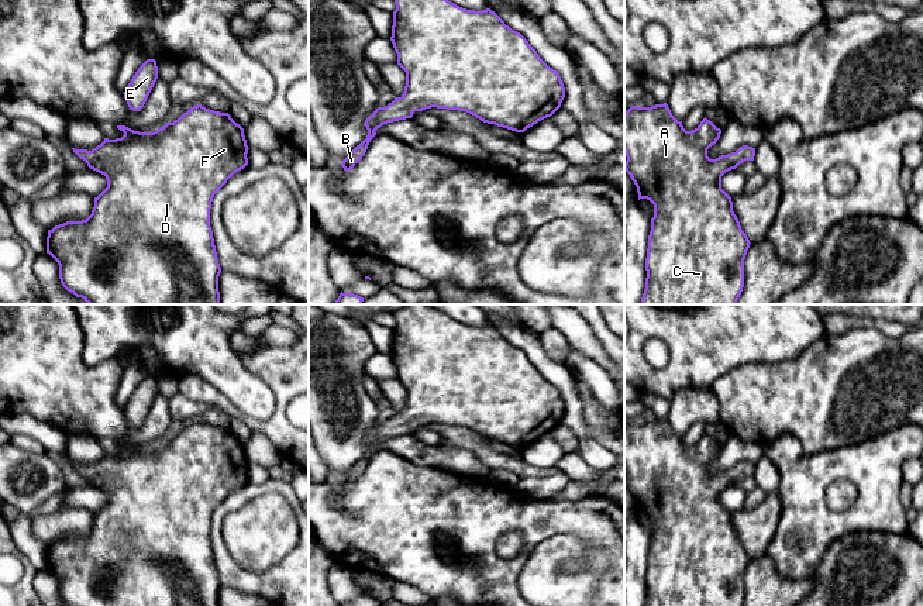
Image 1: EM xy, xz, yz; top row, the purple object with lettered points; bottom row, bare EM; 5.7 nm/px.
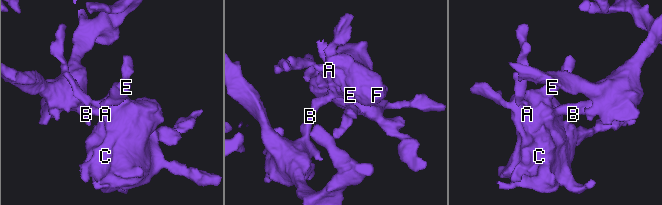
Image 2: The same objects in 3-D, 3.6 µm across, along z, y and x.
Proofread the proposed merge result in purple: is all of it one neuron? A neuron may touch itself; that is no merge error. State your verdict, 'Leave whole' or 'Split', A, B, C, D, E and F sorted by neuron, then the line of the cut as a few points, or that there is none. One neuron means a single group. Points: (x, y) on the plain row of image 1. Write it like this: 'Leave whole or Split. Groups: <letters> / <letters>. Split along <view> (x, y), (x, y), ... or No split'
Leave whole. Groups: A B C D E F. No split

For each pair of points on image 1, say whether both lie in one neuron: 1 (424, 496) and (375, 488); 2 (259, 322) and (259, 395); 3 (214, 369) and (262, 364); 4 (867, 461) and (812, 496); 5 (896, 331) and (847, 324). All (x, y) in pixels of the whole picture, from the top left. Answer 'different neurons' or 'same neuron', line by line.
1: same neuron
2: different neurons
3: different neurons
4: same neuron
5: same neuron

